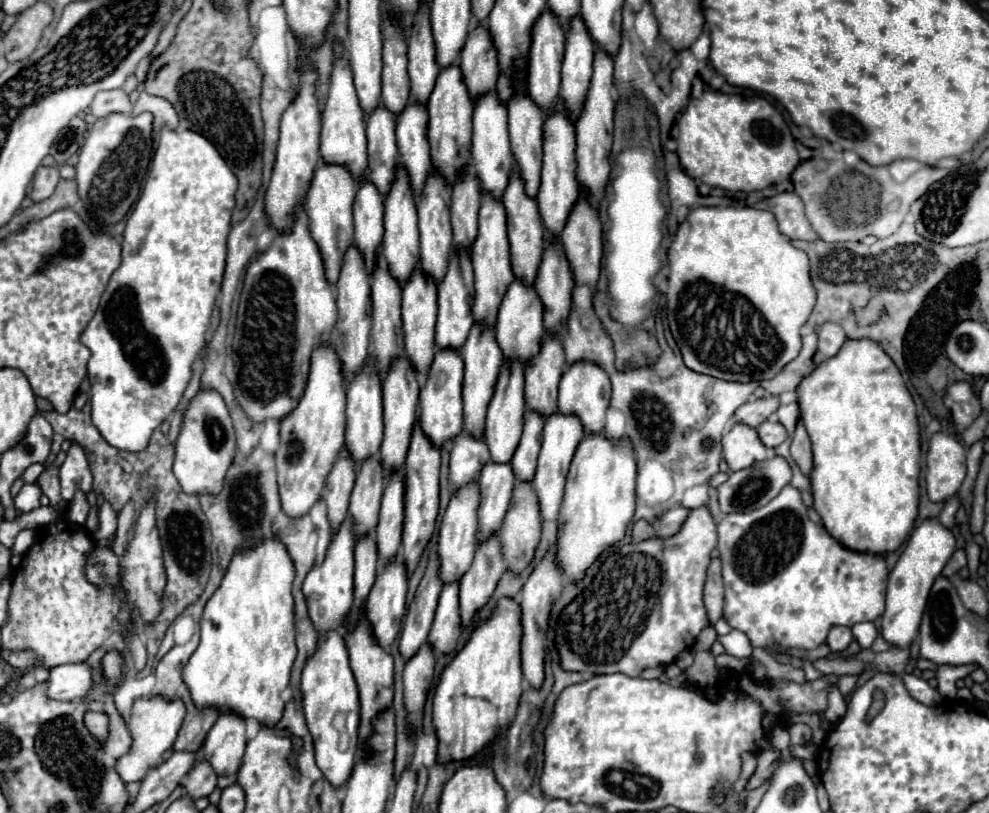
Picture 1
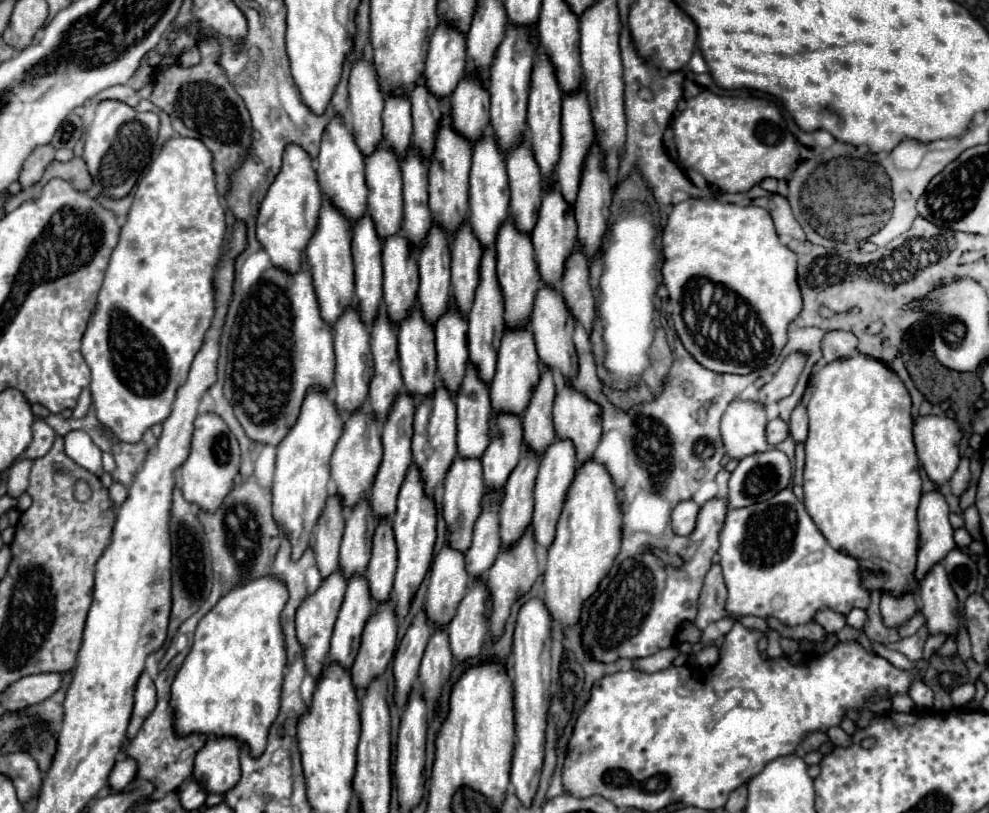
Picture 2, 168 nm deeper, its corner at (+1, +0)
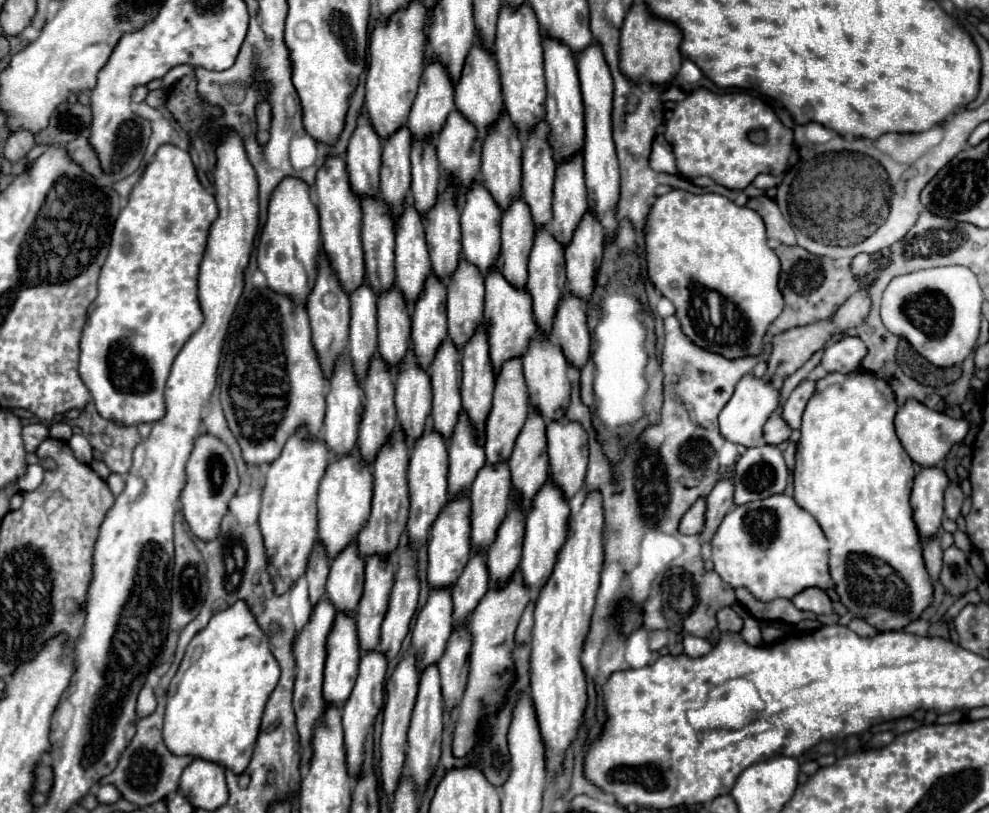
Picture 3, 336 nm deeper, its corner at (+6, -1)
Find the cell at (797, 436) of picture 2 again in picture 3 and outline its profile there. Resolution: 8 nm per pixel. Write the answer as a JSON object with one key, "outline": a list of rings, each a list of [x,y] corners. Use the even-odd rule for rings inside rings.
{"outline":[[[804,381],[800,383],[792,395],[788,397],[786,405],[784,405],[784,411],[782,411],[782,419],[792,427],[792,429],[800,429],[800,421],[802,421],[802,413],[804,413],[804,407],[808,403],[808,399],[812,397],[814,393],[814,387],[816,383],[814,381]]]}

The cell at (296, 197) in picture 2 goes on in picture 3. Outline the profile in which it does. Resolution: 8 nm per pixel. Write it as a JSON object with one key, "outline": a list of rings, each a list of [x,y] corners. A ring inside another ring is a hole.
{"outline":[[[286,177],[278,183],[274,199],[270,199],[268,219],[258,239],[258,267],[264,271],[268,287],[290,295],[294,301],[304,303],[314,287],[316,259],[320,251],[320,223],[318,209],[310,199],[310,187],[298,177]]]}

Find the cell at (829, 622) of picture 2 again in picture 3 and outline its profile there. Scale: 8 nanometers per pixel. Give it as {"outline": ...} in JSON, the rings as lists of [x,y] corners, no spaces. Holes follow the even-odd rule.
{"outline":[[[806,589],[802,593],[798,593],[792,603],[802,609],[802,611],[812,611],[816,615],[832,615],[834,607],[830,597],[822,591],[822,589]]]}

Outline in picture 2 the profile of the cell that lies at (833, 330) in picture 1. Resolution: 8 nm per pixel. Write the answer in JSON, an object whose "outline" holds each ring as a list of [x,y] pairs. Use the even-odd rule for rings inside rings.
{"outline":[[[827,332],[823,338],[823,358],[827,362],[849,358],[857,350],[857,336],[851,332]]]}

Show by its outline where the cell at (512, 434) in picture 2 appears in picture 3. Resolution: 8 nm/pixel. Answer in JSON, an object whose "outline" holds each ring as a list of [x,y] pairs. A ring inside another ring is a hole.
{"outline":[[[498,461],[498,463],[486,463],[472,487],[470,487],[470,501],[472,501],[472,515],[470,515],[470,521],[472,521],[472,549],[474,551],[484,551],[488,549],[488,545],[494,541],[494,535],[508,511],[508,497],[510,497],[510,487],[512,487],[512,481],[510,481],[510,469],[508,469],[508,461]]]}

